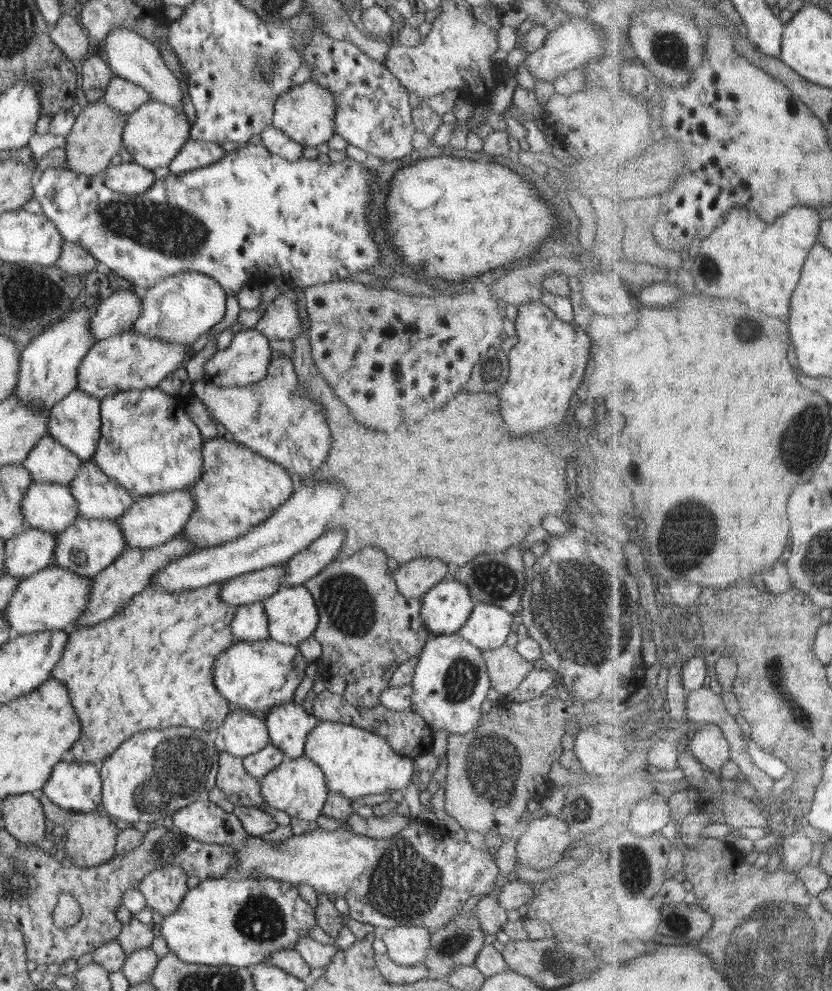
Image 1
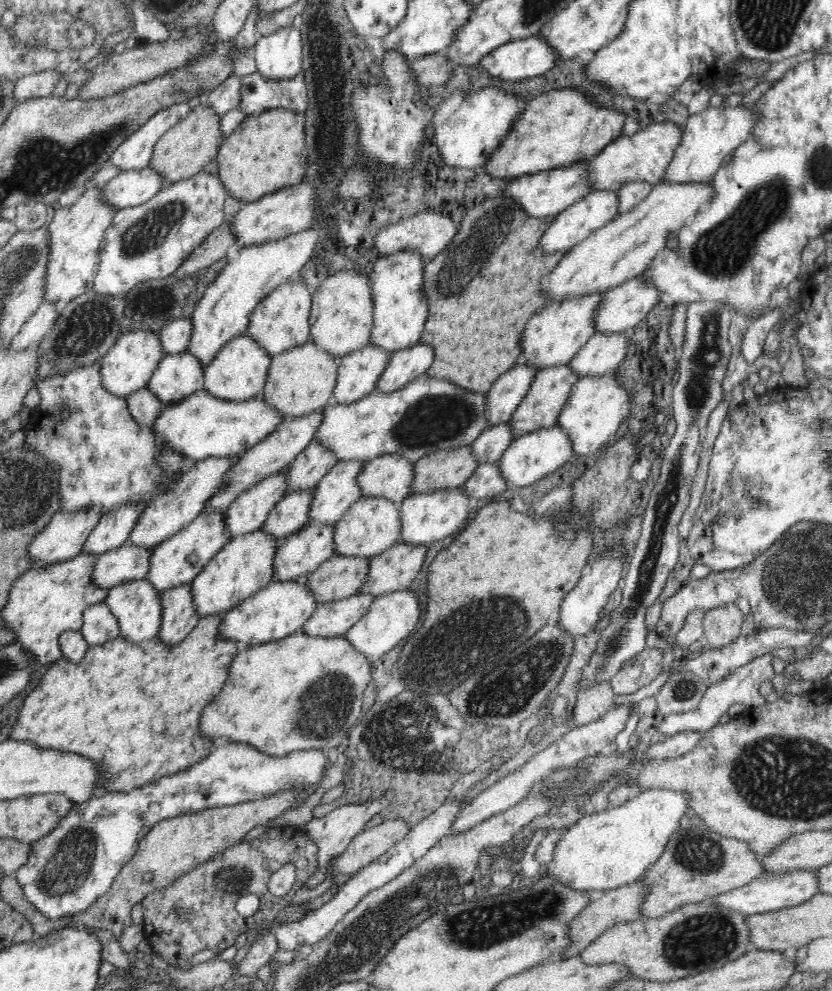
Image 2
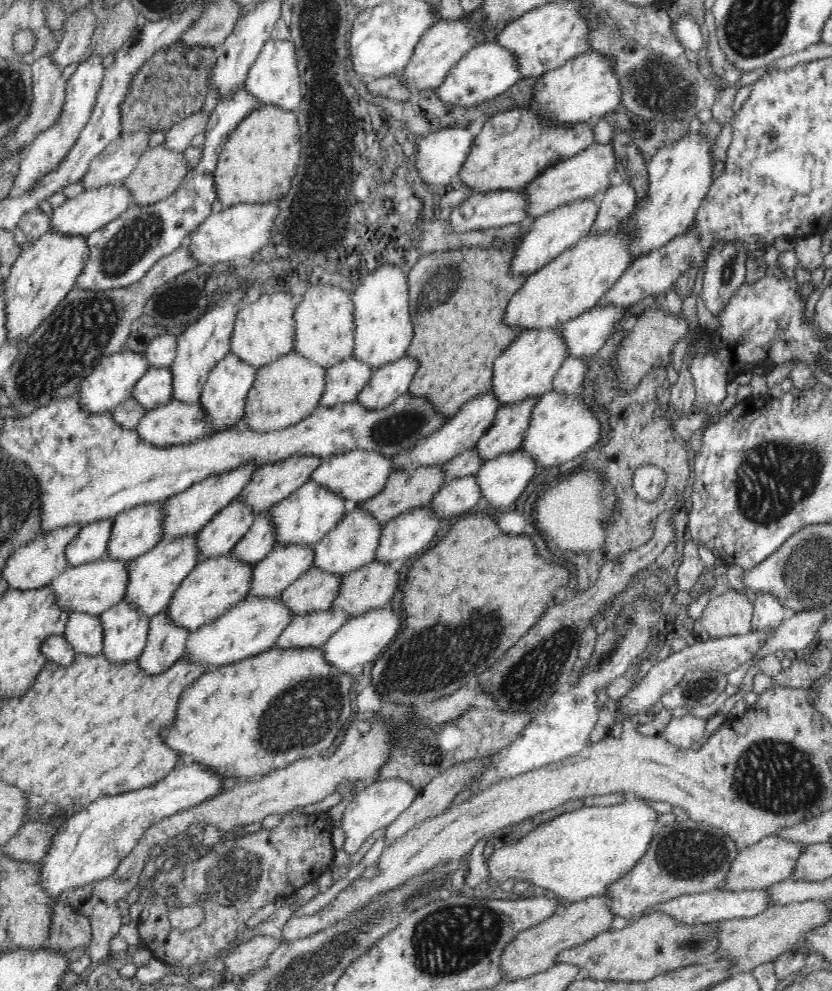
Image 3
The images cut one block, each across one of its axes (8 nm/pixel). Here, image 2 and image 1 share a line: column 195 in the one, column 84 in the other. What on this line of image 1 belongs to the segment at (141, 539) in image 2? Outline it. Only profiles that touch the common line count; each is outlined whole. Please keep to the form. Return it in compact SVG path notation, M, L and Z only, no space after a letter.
M91 459L82 462L78 474L69 484L72 496L78 502L78 516L82 518L100 518L100 520L115 520L132 506L134 496L110 480Z

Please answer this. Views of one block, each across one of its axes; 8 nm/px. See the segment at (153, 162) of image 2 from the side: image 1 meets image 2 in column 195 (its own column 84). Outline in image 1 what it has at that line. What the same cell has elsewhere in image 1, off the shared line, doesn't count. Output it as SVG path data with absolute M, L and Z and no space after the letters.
M103 100L96 103L83 103L82 110L72 130L65 138L66 166L74 174L90 177L99 176L110 165L114 155L123 148L122 135L127 124L126 116L111 110Z

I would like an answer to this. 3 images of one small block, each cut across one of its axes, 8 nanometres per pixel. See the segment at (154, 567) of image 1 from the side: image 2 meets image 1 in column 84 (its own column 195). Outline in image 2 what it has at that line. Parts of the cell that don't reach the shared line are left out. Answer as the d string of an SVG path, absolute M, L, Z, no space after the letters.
M191 584L170 588L161 594L162 616L159 640L166 645L181 643L198 625L201 617L192 600Z

